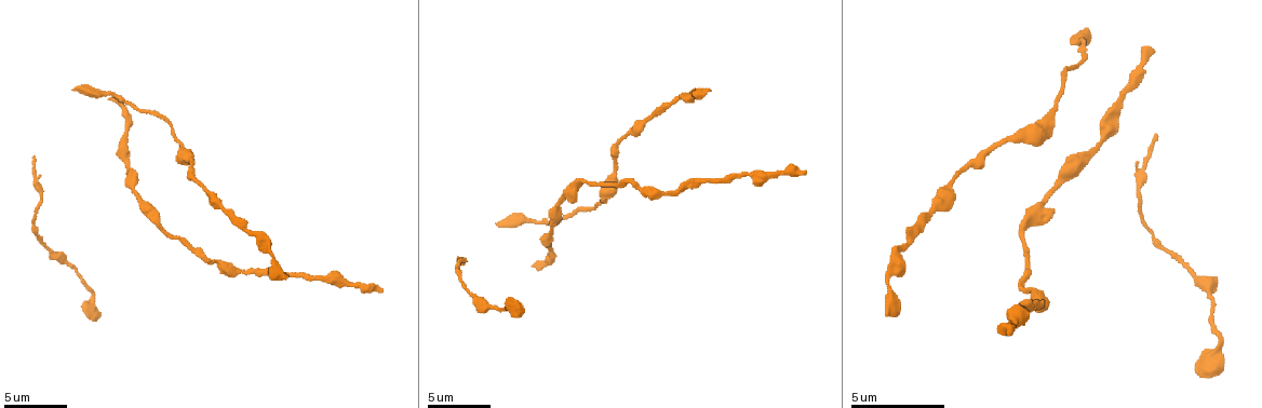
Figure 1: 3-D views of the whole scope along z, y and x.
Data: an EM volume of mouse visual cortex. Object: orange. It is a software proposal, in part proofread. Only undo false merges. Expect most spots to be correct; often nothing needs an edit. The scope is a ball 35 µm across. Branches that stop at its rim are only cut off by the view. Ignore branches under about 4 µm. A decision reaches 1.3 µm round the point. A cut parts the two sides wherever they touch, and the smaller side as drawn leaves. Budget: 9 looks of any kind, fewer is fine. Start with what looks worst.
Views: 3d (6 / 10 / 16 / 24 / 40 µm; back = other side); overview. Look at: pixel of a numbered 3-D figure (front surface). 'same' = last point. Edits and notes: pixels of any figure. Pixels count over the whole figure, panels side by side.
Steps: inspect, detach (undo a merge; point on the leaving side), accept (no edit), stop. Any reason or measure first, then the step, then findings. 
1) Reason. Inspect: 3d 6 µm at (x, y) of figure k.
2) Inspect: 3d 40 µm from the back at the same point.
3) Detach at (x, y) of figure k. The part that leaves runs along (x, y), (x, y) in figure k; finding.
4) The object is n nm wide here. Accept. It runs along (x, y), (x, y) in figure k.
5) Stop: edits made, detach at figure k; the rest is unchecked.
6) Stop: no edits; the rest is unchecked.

A narrow waist. Inspect: 3d 6 µm at (269, 253) of figure 1.

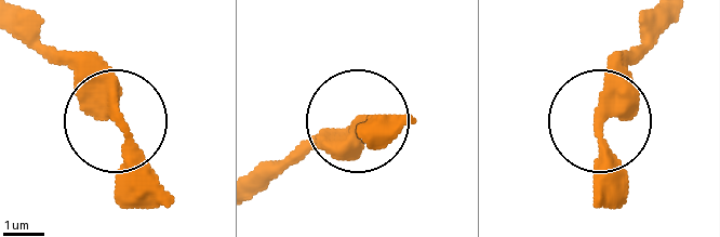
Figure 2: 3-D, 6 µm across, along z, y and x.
The object is 290 nm wide here. Accept. All the same neuron.

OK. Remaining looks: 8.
Calibre changes. Inspect: 3d 10 µm at (1025, 228) of figure 1.

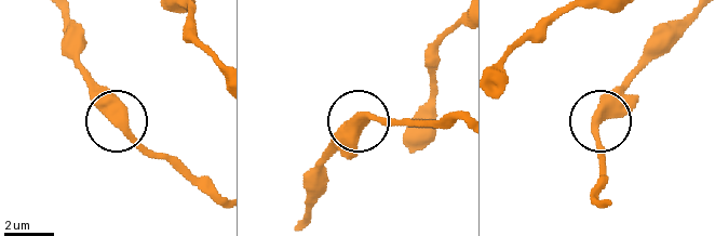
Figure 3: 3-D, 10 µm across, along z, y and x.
Inspect: 3d 10 µm from the back at (596, 119) of figure 3.

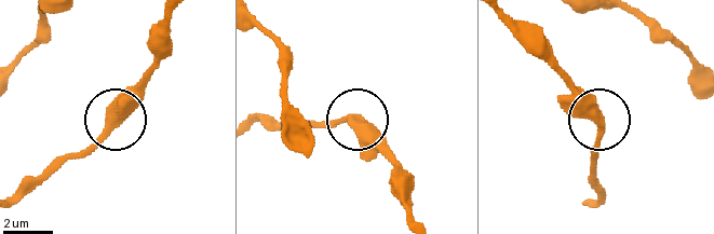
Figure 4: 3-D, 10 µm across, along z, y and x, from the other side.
Accept. One neuron here.

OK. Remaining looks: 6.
Inspect: 3d 6 µm at (1114, 122) of figure 1.

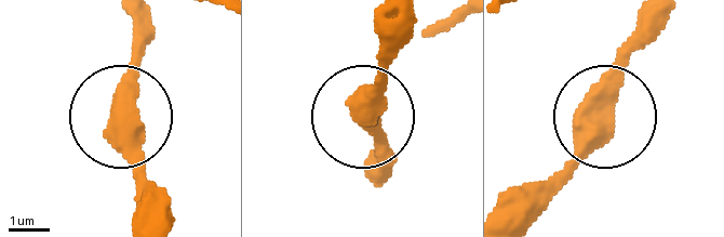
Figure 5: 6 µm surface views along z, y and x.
Accept. It runs along (136, 103), (116, 103), (136, 34) in figure 5; all the same neuron.

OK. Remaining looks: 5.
Thick turns thin. Inspect: 3d 16 µm at (631, 131) of figure 1.

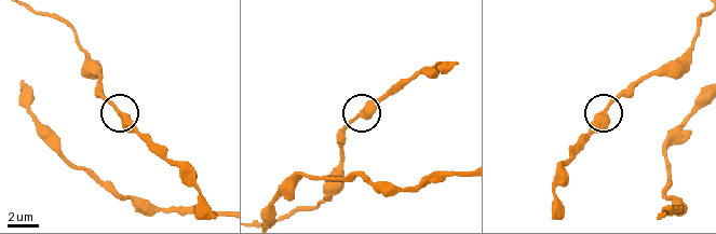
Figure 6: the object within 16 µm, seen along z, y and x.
Accept. All the same neuron.

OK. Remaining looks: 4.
Stop: no edits; the rest is unchecked.

